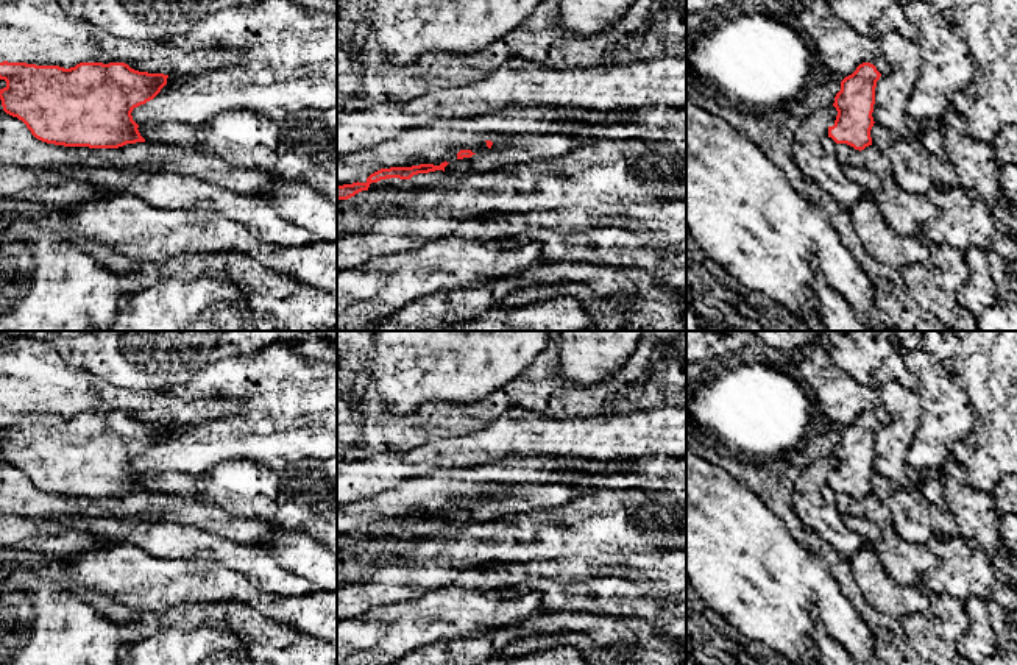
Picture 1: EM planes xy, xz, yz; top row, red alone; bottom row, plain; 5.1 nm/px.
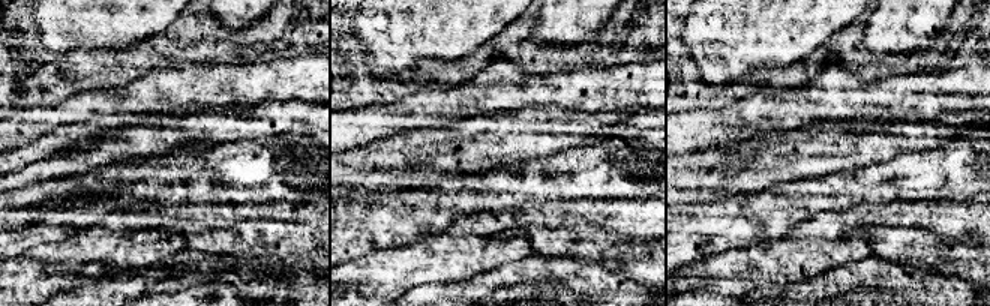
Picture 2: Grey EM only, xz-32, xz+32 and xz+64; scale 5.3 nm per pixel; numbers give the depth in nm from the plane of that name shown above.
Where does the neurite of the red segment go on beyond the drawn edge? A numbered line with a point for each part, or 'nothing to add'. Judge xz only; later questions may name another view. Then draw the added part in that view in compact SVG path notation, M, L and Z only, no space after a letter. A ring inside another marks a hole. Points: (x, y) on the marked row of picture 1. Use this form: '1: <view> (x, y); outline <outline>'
1: xz (499, 141); outline M487 133L487 134L482 134L482 137L484 140L491 140L493 142L491 150L498 151L510 145L513 147L515 144L521 142L524 136L505 136L501 133Z

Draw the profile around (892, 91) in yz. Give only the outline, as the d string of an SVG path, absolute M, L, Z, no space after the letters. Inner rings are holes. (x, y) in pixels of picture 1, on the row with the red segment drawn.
M895 31L883 34L878 45L891 70L877 81L872 117L895 139L908 137L906 103L917 83L922 64L920 48L916 41L906 39Z

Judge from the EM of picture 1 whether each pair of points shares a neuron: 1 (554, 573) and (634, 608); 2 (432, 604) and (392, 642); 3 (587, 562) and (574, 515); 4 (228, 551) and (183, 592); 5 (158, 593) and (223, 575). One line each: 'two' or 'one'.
1: two
2: one
3: two
4: two
5: one

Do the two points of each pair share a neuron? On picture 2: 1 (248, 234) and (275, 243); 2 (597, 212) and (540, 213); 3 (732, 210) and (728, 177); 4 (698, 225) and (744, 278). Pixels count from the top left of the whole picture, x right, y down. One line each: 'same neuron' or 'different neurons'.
1: same neuron
2: same neuron
3: different neurons
4: different neurons

